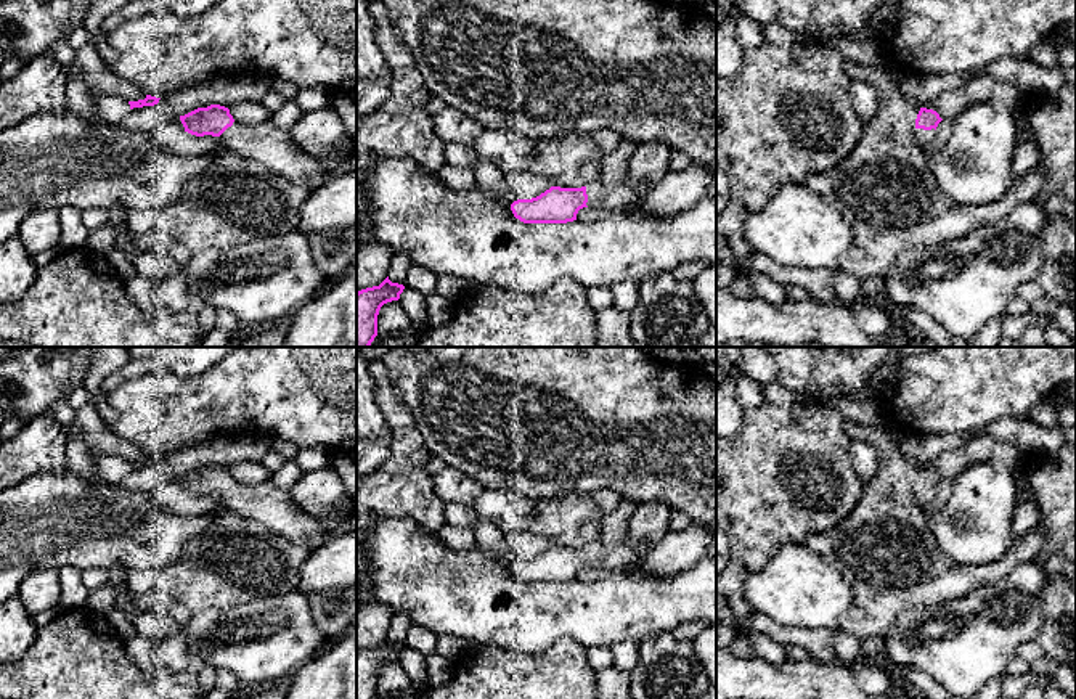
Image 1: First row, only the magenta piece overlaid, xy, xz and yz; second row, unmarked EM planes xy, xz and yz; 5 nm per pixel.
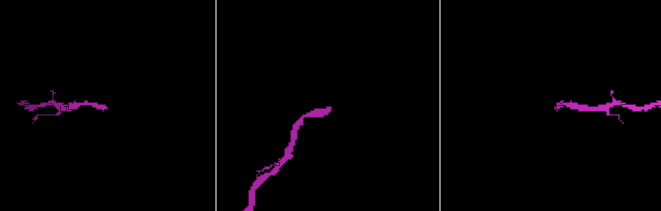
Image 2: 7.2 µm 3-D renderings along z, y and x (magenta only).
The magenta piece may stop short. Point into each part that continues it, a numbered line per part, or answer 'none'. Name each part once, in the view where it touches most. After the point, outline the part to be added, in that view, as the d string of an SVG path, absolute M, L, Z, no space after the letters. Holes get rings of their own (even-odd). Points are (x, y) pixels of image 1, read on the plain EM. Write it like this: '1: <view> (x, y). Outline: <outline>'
1: xz (599, 556). Outline: M630 540L625 543L607 546L601 542L586 546L588 567L613 570L626 564L641 564L644 559L641 548Z

